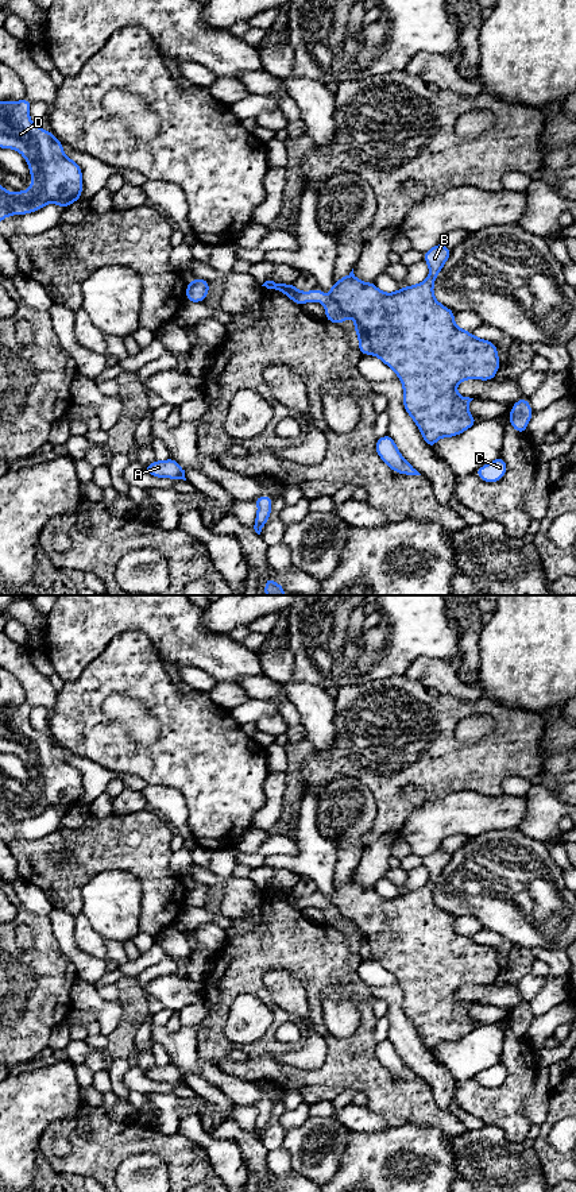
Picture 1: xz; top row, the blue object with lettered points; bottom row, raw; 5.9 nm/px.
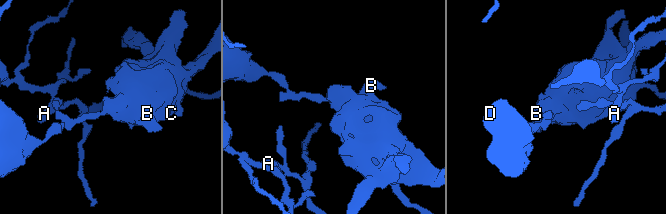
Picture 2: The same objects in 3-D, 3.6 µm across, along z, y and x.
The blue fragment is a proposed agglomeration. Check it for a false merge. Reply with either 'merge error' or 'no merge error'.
merge error

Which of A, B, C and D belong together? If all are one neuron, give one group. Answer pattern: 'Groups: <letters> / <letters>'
Groups: A C D / B

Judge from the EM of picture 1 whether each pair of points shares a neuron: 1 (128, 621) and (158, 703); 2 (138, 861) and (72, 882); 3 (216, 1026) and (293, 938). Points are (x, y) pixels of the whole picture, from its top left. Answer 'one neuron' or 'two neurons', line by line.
1: two neurons
2: one neuron
3: one neuron

